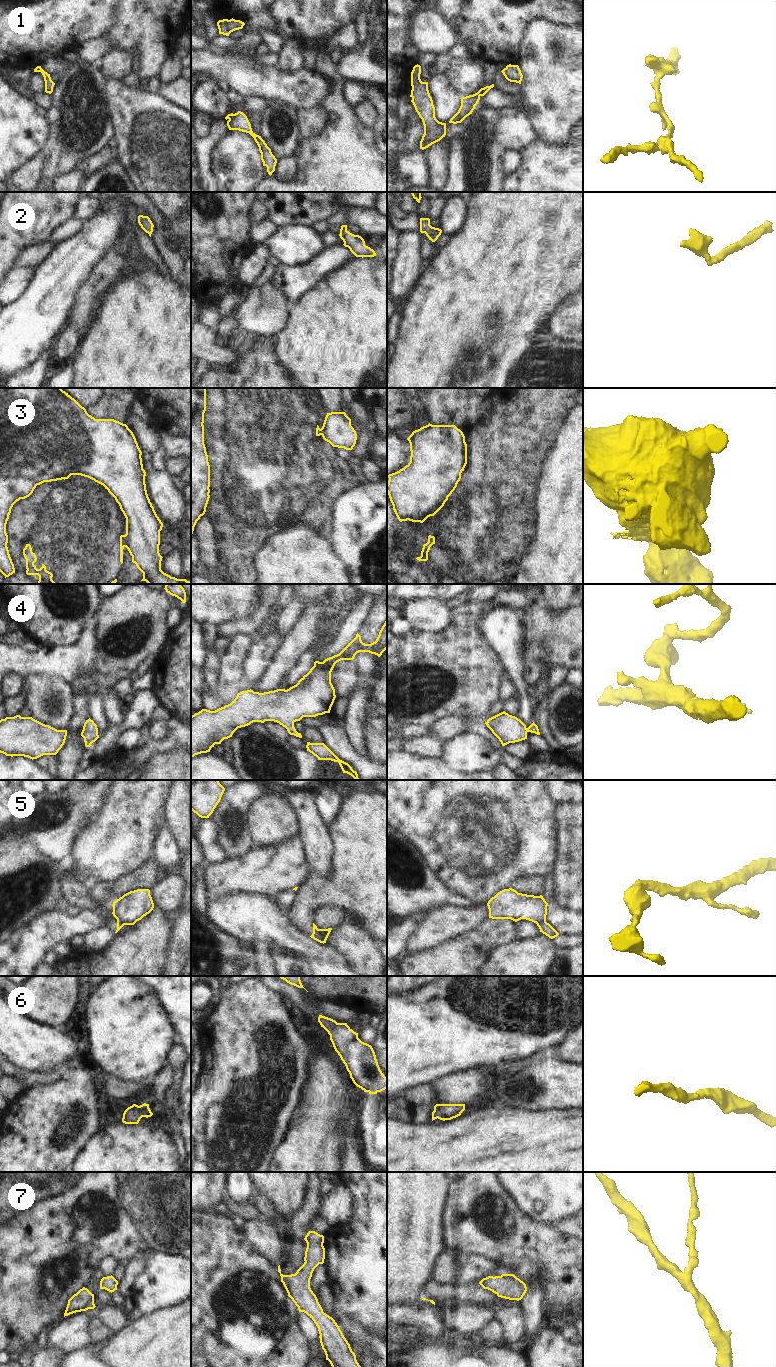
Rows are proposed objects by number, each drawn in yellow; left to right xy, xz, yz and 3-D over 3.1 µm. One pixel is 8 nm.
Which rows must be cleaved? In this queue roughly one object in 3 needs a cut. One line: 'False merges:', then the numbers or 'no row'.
False merges: 3, 5

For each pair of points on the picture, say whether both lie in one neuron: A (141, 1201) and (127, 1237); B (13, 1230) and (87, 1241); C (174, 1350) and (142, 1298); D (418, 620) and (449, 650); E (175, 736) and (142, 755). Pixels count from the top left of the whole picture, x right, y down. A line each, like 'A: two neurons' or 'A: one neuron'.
A: two neurons
B: one neuron
C: two neurons
D: two neurons
E: one neuron

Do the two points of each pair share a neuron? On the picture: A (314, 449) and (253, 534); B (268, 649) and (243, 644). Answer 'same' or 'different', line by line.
A: same
B: different

